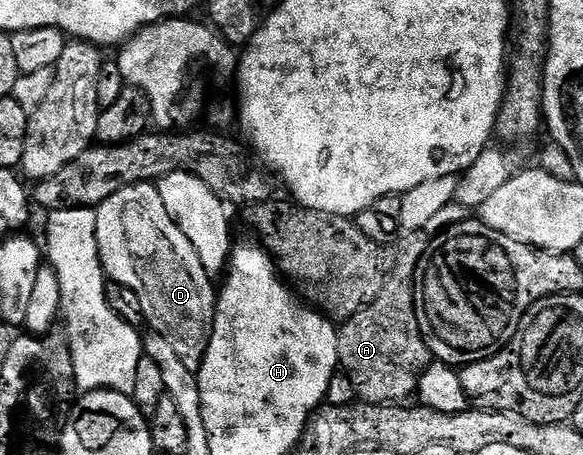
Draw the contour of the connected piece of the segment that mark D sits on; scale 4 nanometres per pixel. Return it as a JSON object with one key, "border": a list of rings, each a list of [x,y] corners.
{"border":[[[147,183],[124,187],[124,191],[116,191],[116,195],[112,195],[103,205],[99,205],[96,212],[98,214],[96,219],[98,257],[102,260],[102,270],[105,271],[107,278],[115,285],[123,285],[132,291],[136,291],[136,296],[140,299],[140,307],[146,316],[146,325],[153,332],[162,333],[164,339],[168,339],[168,343],[172,343],[172,348],[176,350],[176,355],[180,355],[180,359],[184,359],[184,367],[195,371],[198,370],[202,365],[204,355],[208,351],[208,343],[214,330],[214,316],[218,310],[218,293],[216,292],[215,282],[208,275],[208,271],[204,271],[204,263],[200,263],[200,255],[196,255],[196,247],[192,247],[192,243],[188,243],[188,235],[184,235],[184,231],[180,231],[178,222],[172,219],[172,215],[168,215],[168,207],[164,207],[164,199],[160,199],[157,184]]]}

